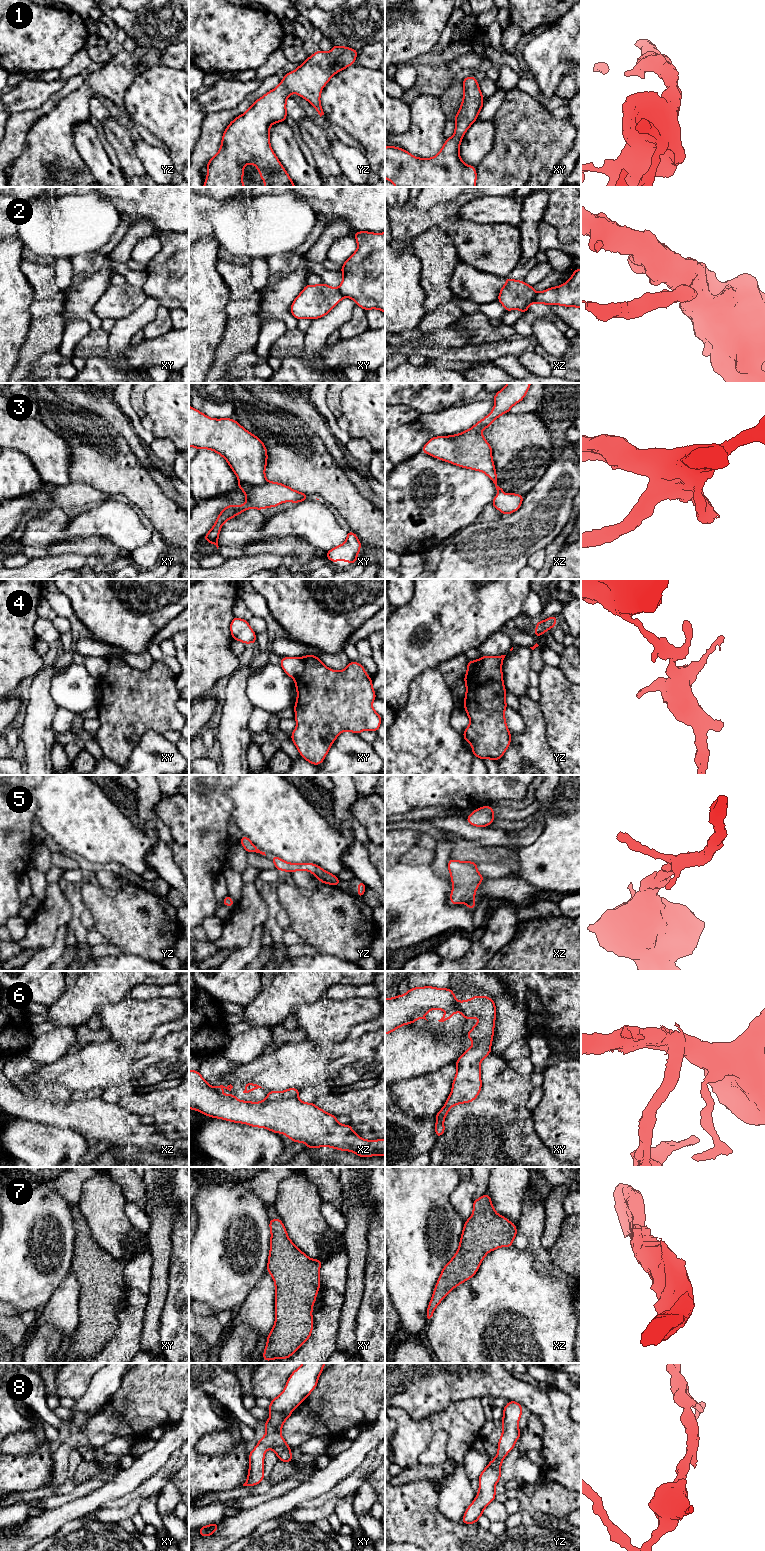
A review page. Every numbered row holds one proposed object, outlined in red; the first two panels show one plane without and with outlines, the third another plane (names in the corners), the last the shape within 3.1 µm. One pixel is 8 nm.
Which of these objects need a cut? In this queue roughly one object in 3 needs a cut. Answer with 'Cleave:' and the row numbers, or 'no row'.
Cleave: 2, 4, 6

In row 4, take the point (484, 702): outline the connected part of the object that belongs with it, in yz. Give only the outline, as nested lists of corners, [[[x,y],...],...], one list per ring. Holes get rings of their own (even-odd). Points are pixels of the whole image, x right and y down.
[[[506,655],[481,656],[481,669],[466,673],[464,709],[470,719],[463,738],[472,746],[474,756],[498,760],[510,746],[511,733],[505,720],[506,688],[502,662]]]

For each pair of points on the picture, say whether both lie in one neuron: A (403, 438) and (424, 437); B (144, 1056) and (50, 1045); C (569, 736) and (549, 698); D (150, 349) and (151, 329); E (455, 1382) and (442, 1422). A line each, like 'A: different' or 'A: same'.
A: same
B: different
C: same
D: different
E: different

